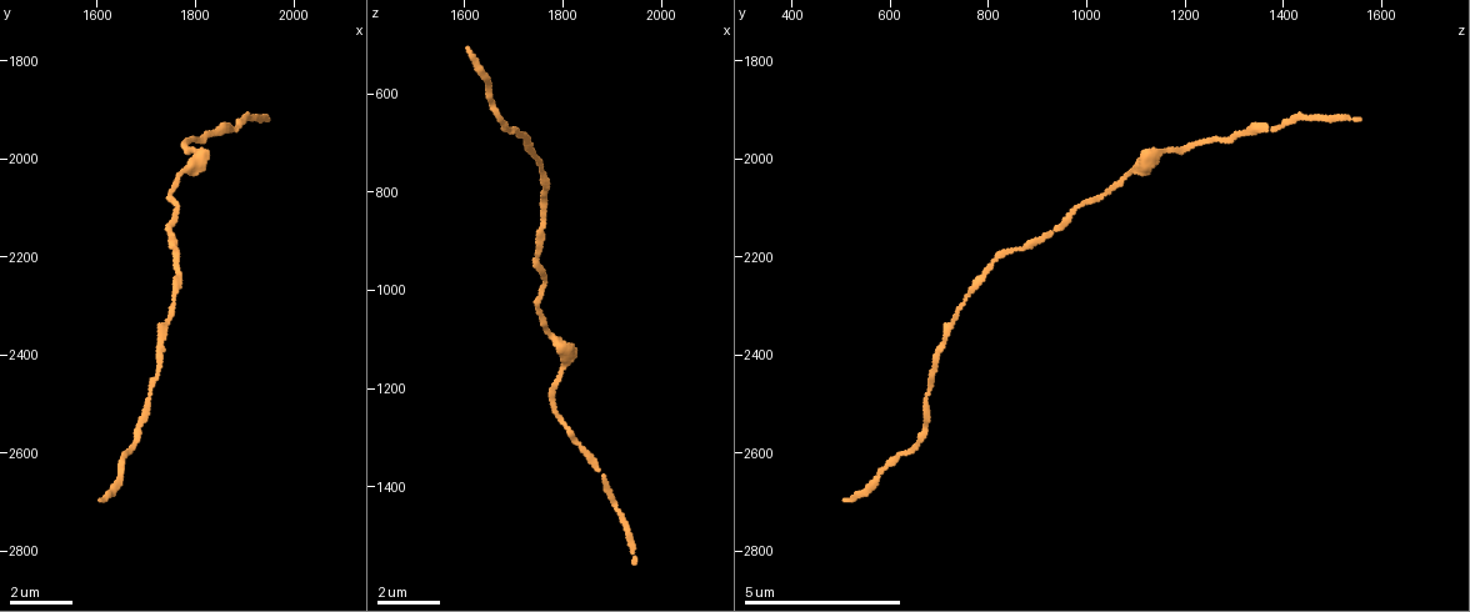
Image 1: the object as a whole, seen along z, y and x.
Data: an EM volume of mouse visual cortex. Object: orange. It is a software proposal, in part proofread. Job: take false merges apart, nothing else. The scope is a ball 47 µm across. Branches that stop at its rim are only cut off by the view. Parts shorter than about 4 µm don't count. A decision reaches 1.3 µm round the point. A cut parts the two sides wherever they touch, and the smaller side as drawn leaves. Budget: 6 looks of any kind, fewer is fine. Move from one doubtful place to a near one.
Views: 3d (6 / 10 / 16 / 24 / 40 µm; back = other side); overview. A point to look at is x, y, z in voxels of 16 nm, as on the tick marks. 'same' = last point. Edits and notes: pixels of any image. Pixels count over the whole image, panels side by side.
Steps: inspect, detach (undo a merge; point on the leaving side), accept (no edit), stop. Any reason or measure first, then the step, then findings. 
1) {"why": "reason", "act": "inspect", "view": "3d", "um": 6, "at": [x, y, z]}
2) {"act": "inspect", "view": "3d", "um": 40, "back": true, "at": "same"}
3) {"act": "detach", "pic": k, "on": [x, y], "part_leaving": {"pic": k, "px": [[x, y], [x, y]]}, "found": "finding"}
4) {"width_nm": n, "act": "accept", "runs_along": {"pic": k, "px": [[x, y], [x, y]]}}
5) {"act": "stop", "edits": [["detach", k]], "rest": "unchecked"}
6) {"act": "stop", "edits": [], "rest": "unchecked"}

{"act": "inspect", "view": "3d", "um": 10, "at": [1750, 2140, 940]}

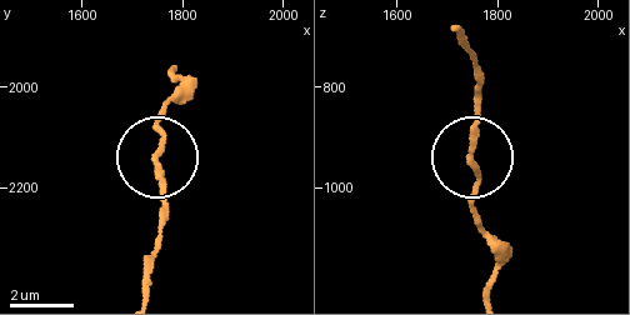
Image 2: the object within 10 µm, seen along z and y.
{"act": "accept", "runs_along": {"pic": 2, "px": [[469, 160], [478, 226]]}, "found": "one neuron here"}

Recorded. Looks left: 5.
{"why": "calibre changes", "act": "inspect", "view": "3d", "um": 10, "at": [1785, 1980, 1180]}

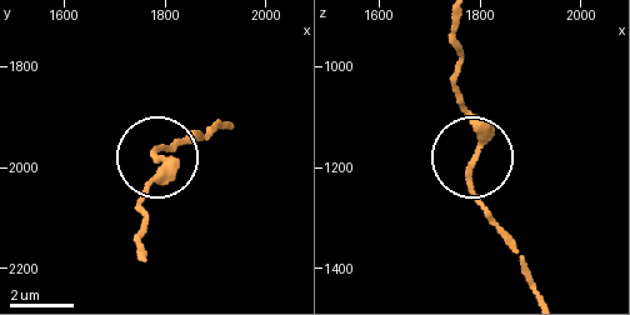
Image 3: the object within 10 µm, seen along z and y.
{"act": "inspect", "view": "3d", "um": 6, "at": [1785, 1985, 1185]}

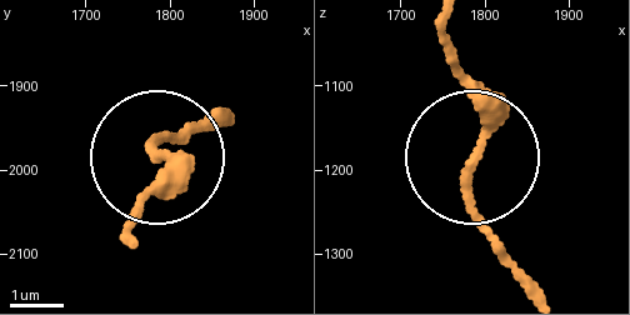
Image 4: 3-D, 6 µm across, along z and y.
{"act": "accept", "found": "continuous, no second neuron"}

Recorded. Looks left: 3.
{"why": "thin neck", "act": "inspect", "view": "3d", "um": 16, "at": [1705, 2475, 680]}

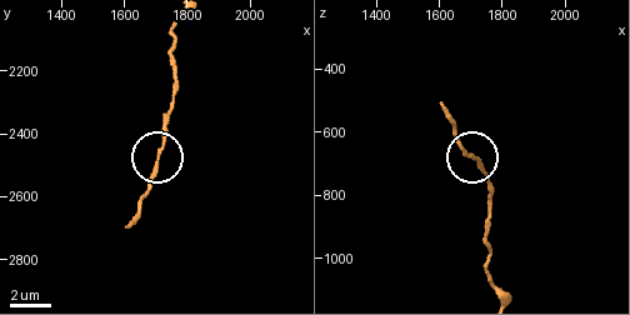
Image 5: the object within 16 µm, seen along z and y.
{"width_nm": 140, "act": "accept", "runs_along": {"pic": 5, "px": [[484, 238], [489, 184], [479, 164], [461, 145]]}, "found": "continuous, no second neuron"}

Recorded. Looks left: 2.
{"act": "stop", "edits": [], "rest": "unchecked"}

